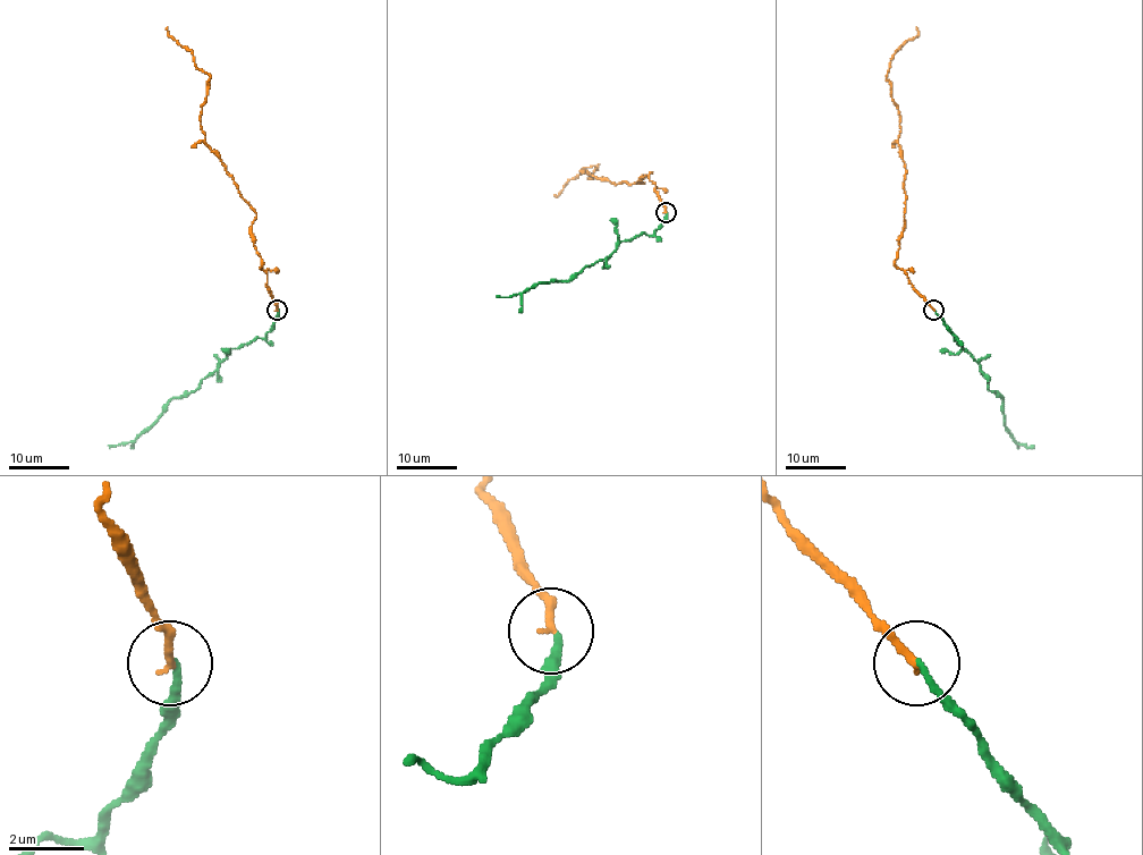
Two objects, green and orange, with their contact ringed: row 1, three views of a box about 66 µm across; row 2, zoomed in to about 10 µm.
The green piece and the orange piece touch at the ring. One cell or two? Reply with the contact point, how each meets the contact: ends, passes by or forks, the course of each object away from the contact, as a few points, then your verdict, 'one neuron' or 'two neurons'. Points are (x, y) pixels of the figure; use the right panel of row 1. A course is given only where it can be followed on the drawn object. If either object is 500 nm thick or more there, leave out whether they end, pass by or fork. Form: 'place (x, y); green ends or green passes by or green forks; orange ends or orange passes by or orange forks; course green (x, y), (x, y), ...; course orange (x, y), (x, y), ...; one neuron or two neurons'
place (933, 310); green ends; orange ends; course green (934, 310), (980, 365), (987, 388), (1002, 398), (1004, 425), (1017, 446); course orange (934, 310), (895, 264), (905, 166), (898, 106), (886, 76), (891, 56), (917, 34), (916, 26); one neuron

